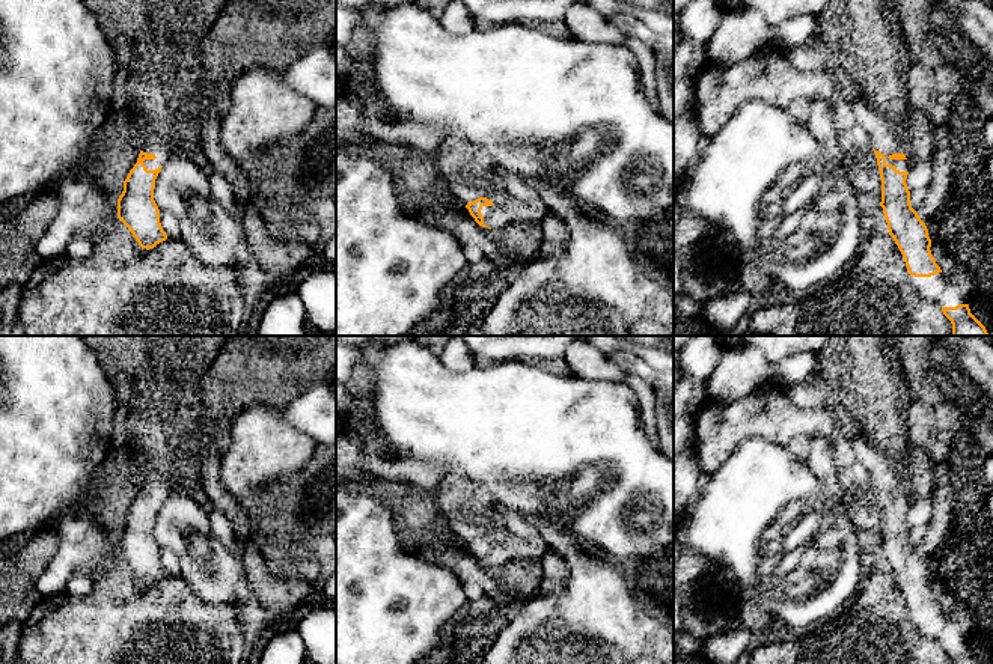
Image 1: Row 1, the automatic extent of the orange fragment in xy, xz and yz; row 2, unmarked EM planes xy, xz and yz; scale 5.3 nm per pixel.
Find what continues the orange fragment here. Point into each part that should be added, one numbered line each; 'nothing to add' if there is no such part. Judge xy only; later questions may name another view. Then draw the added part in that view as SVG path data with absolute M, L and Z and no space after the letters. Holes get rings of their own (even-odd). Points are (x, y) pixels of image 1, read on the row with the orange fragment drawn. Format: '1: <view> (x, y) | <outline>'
1: xy (163, 151) | M154 140L148 143L145 148L142 148L146 154L154 154L155 160L145 160L145 166L148 170L155 170L173 155L175 151L187 151L190 149L190 143L187 142L176 142L176 143L167 143L164 140Z

